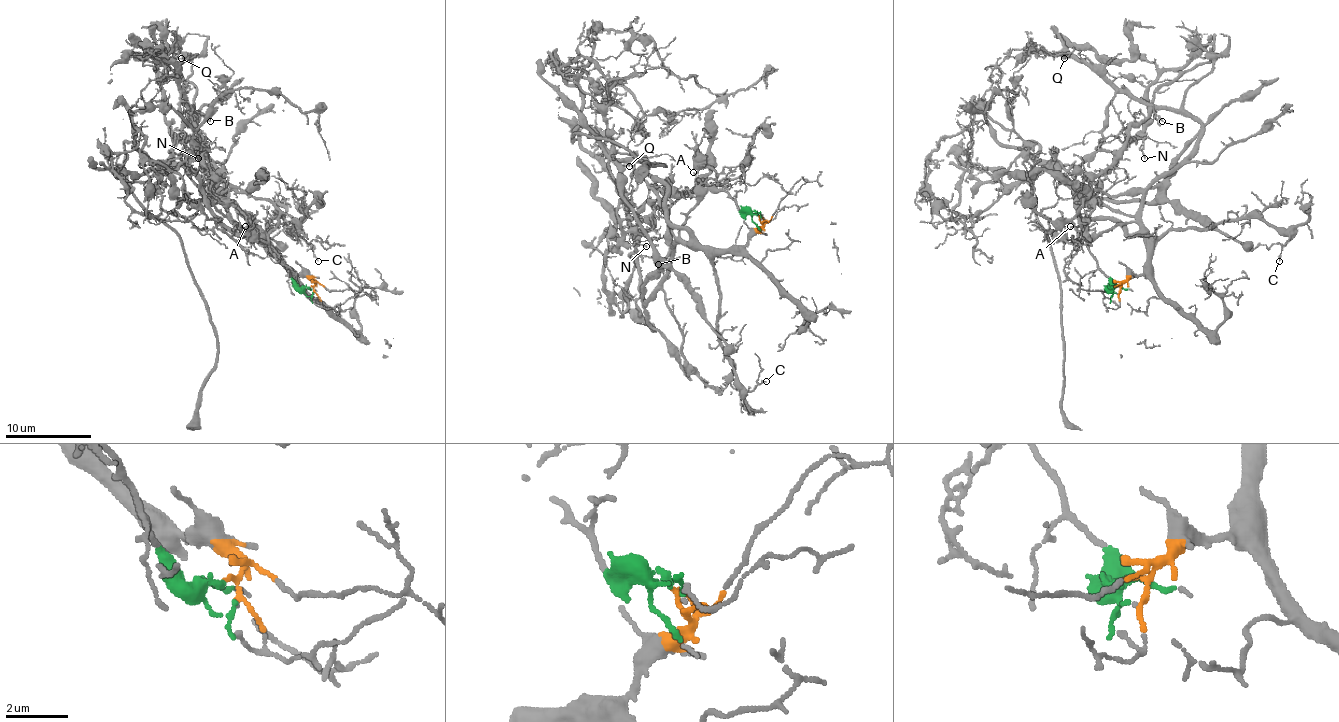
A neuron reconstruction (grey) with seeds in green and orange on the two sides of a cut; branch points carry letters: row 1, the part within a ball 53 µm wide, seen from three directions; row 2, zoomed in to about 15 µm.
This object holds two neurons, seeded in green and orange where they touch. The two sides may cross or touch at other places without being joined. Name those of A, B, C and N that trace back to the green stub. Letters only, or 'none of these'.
A, N

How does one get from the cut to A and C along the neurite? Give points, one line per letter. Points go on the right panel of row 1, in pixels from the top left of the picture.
A: (1113, 287), (1089, 250), (1087, 229), (1083, 225), (1070, 227)
C: (1113, 287), (1143, 272), (1147, 250), (1173, 229), (1212, 229), (1253, 218), (1278, 227), (1289, 240), (1278, 261)

